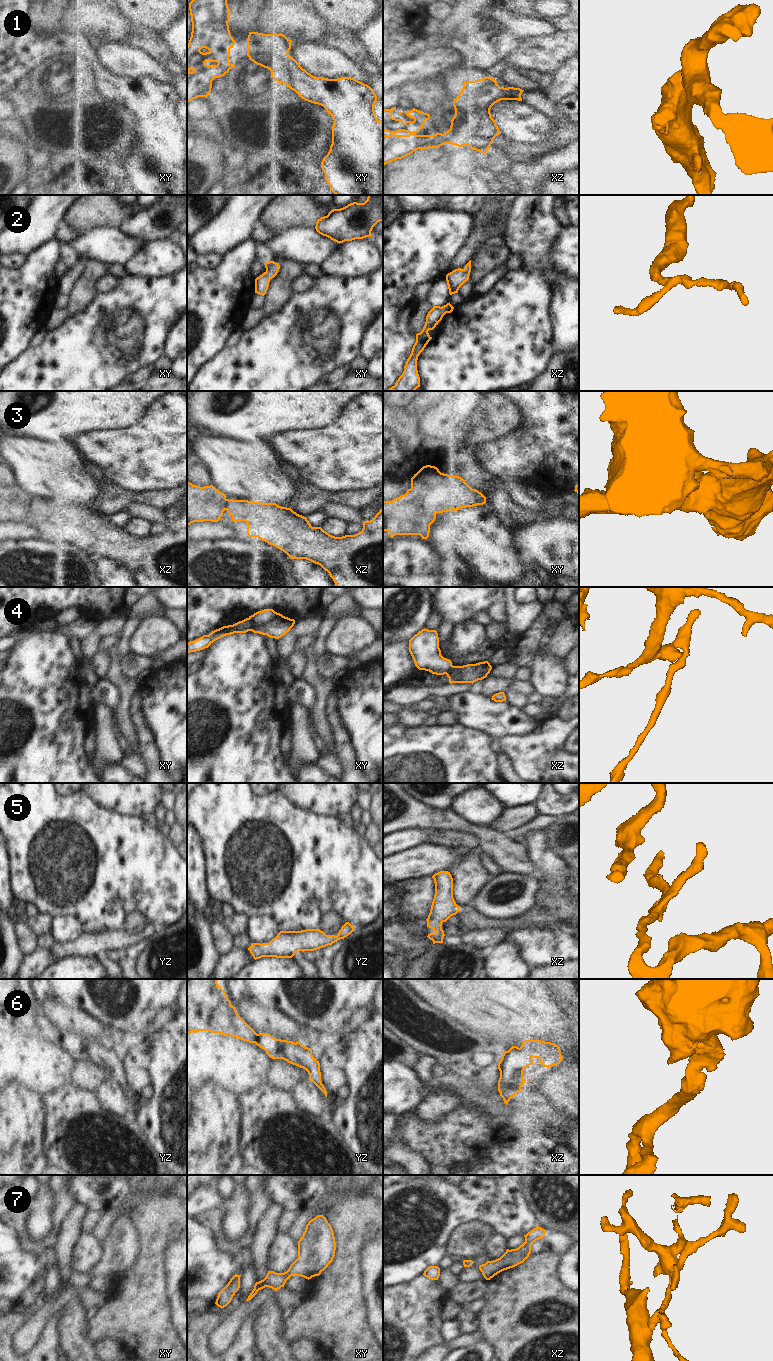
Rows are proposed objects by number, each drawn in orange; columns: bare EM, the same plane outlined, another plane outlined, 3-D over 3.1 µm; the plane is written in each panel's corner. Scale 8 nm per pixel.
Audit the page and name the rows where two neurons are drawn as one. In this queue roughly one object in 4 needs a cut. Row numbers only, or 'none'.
4

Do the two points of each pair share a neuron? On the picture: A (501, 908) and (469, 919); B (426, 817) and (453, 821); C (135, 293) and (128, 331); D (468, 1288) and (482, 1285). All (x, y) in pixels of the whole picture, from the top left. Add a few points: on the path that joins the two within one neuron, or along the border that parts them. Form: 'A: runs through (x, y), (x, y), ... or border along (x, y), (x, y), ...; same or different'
A: border along (471, 904), (488, 918), (496, 921), (505, 920); different
B: runs through (433, 818), (446, 819); same
C: runs through (132, 302), (128, 306), (128, 322); same
D: runs through (471, 1288), (479, 1287); same

